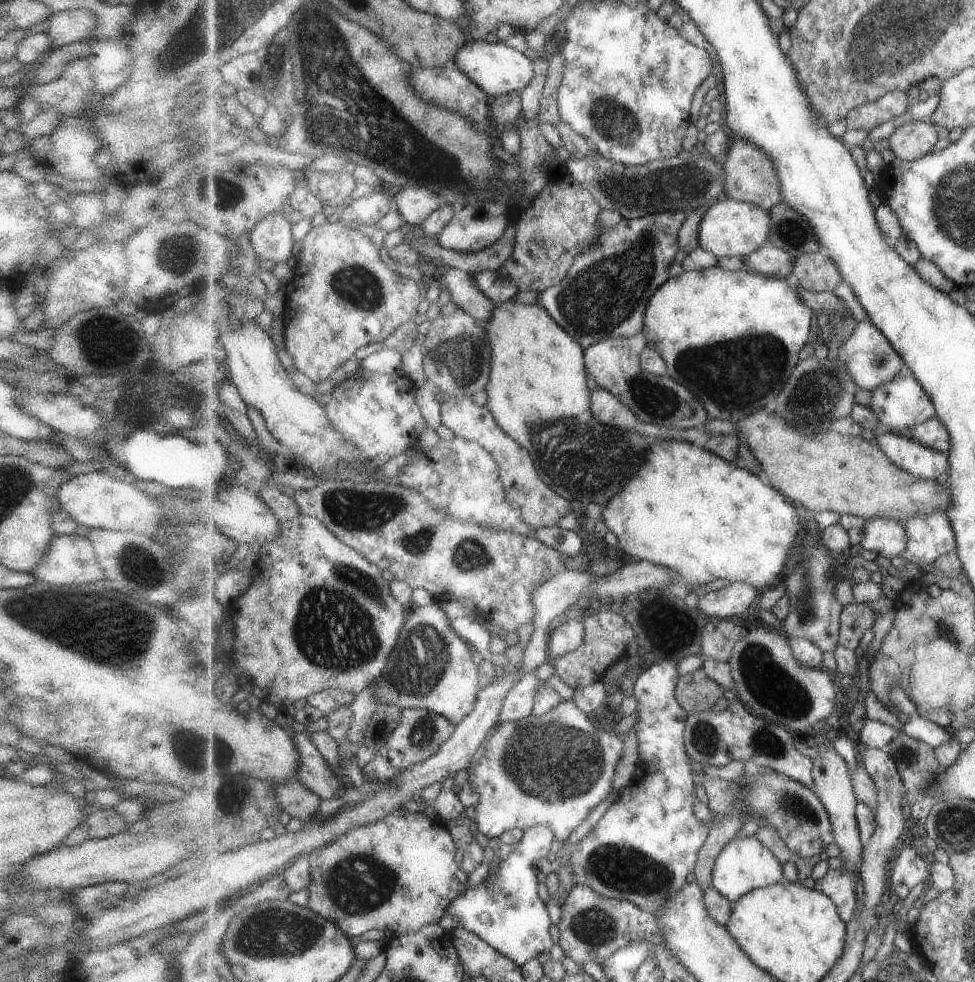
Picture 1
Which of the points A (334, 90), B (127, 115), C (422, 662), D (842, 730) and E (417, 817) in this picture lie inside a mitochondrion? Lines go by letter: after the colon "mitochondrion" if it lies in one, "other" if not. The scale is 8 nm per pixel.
A: mitochondrion
B: mitochondrion
C: mitochondrion
D: other
E: other

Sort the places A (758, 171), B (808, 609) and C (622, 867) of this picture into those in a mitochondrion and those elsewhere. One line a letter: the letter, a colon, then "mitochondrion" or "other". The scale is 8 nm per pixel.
A: mitochondrion
B: mitochondrion
C: mitochondrion

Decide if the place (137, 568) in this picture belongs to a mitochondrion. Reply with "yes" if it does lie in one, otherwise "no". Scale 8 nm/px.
yes

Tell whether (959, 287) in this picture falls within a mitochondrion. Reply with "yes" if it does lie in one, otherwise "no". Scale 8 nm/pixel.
no

